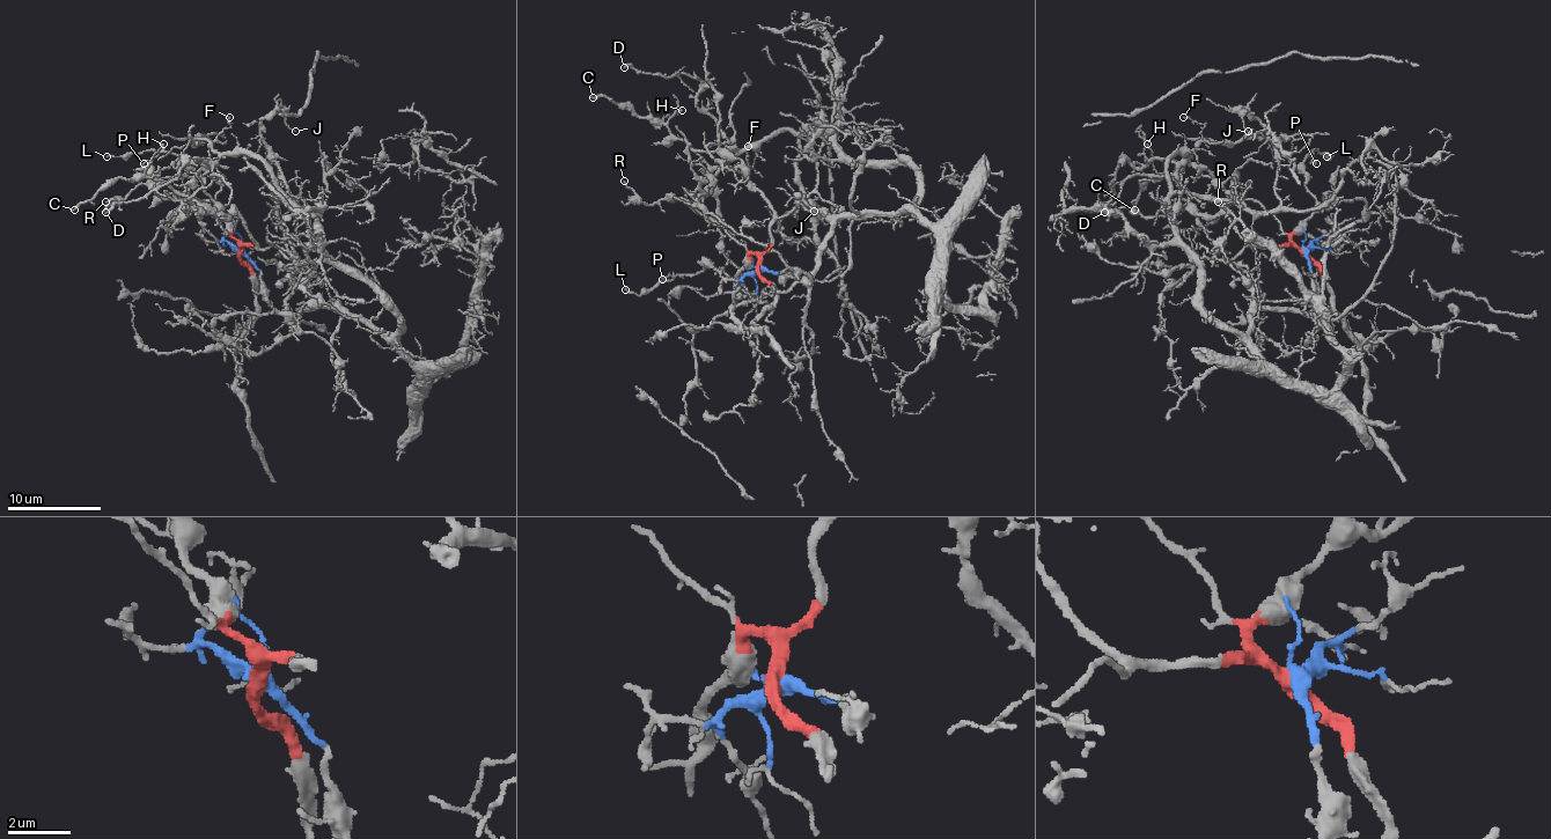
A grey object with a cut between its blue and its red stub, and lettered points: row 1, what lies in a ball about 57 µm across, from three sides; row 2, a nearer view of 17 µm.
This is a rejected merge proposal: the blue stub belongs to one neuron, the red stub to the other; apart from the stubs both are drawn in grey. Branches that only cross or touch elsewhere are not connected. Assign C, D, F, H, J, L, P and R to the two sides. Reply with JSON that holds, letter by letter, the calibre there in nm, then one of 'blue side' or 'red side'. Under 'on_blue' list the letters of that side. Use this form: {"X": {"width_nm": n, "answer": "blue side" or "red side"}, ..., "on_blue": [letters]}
{"C": {"width_nm": 190, "answer": "red side"}, "D": {"width_nm": 170, "answer": "blue side"}, "F": {"width_nm": 90, "answer": "blue side"}, "H": {"width_nm": 140, "answer": "red side"}, "J": {"width_nm": 80, "answer": "blue side"}, "L": {"width_nm": 130, "answer": "red side"}, "P": {"width_nm": 120, "answer": "red side"}, "R": {"width_nm": 140, "answer": "red side"}, "on_blue": ["D", "F", "J"]}

